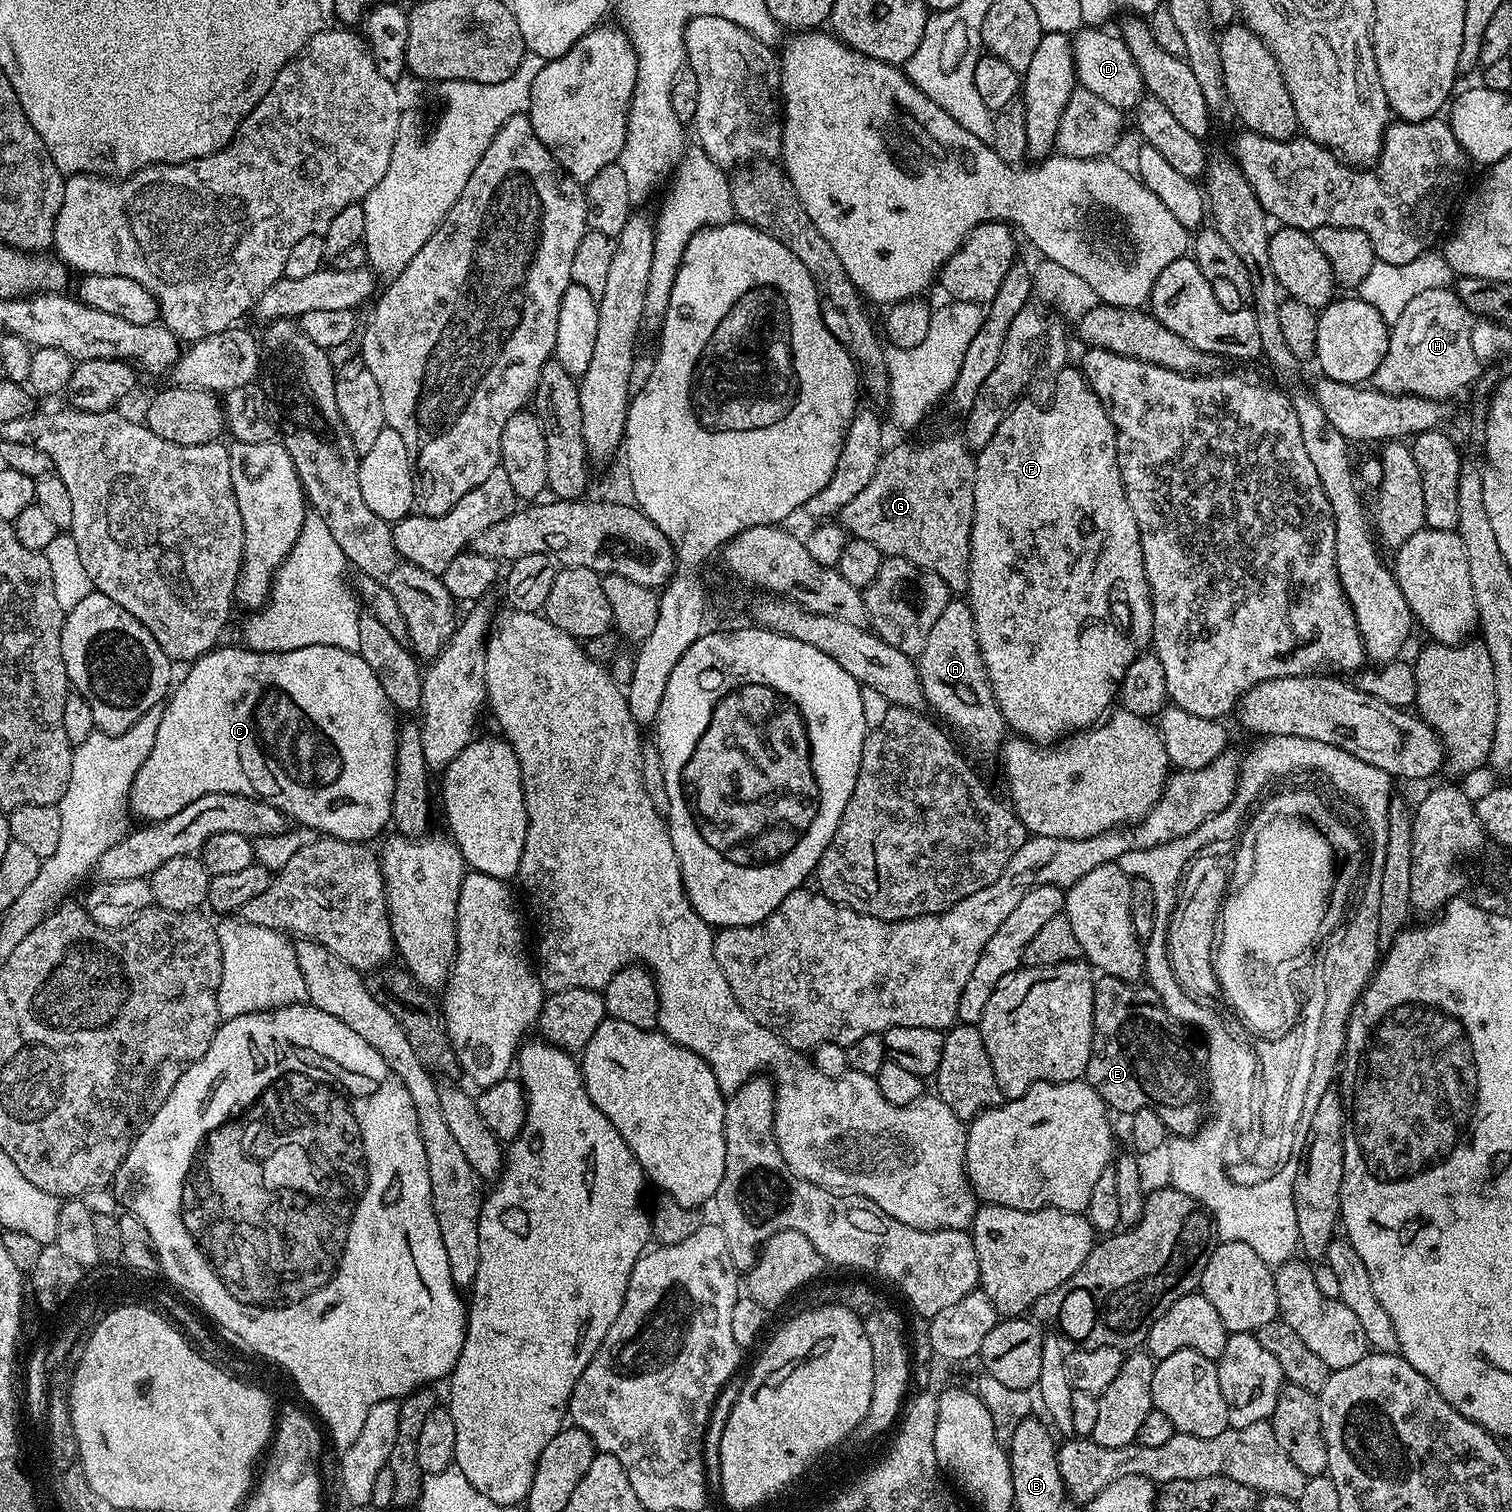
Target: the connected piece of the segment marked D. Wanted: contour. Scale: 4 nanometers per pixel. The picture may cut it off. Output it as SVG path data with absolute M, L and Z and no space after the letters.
M1081 27L1072 40L1073 62L1079 87L1090 90L1098 98L1110 102L1110 106L1121 110L1135 109L1144 99L1146 89L1144 79L1134 62L1134 54L1124 44L1119 35L1111 36L1103 27Z

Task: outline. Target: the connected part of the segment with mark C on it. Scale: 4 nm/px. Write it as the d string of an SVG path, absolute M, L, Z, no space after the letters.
M217 646L211 652L207 652L204 656L199 656L196 660L191 661L188 673L184 677L179 677L178 683L171 689L170 695L164 704L164 713L162 714L162 722L158 722L158 738L154 738L154 746L150 746L150 754L146 758L146 762L142 762L142 770L138 770L138 774L132 783L132 789L128 795L128 807L133 817L141 816L141 821L155 822L157 820L165 820L173 814L178 814L178 810L186 810L186 806L190 806L190 802L198 802L198 798L202 798L202 794L218 794L225 792L226 794L242 794L246 798L254 798L266 802L270 806L274 806L278 810L282 810L282 814L291 818L297 825L313 828L318 834L333 840L351 840L353 842L372 842L372 839L383 830L389 827L392 818L392 795L394 794L394 774L396 773L396 730L398 727L398 716L394 711L391 702L386 698L386 690L382 690L382 685L378 683L378 678L374 678L374 670L370 670L370 666L366 666L366 662L360 656L360 653L350 650L342 650L338 646L302 646L298 650L286 650L285 652L255 652L253 648L247 646L239 646L240 648L224 648L225 646Z

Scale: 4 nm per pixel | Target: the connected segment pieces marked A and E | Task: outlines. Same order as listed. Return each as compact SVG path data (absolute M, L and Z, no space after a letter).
M949 599L946 610L942 610L938 622L934 622L934 630L930 630L930 638L926 638L918 667L927 707L933 708L931 711L959 737L962 744L964 739L963 747L980 756L999 753L1006 739L1006 725L982 662L972 607L963 599Z
M1101 975L1094 986L1092 1053L1086 1073L1089 1086L1109 1109L1131 1114L1154 1106L1173 1133L1195 1129L1206 1112L1205 1105L1200 1105L1200 1091L1206 1088L1202 1071L1206 1048L1203 1043L1192 1048L1183 1031L1187 1032L1166 1011L1153 988Z

